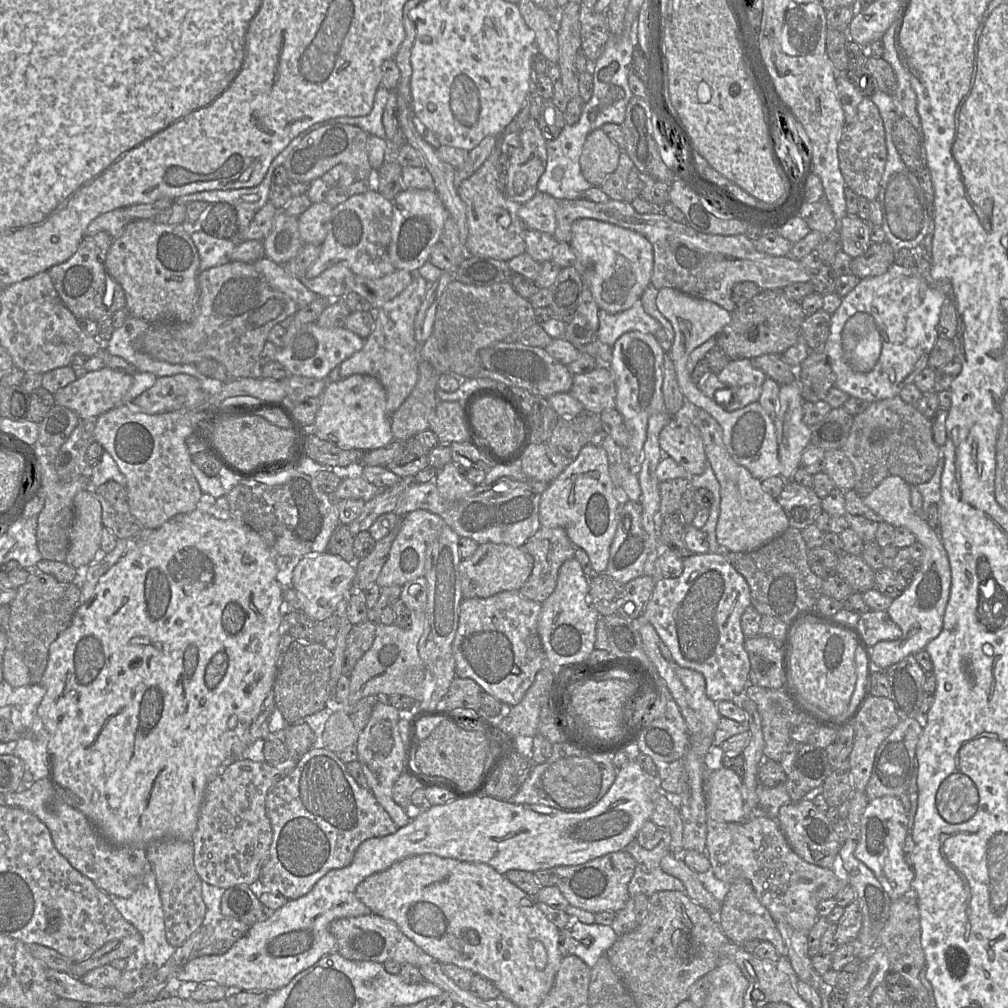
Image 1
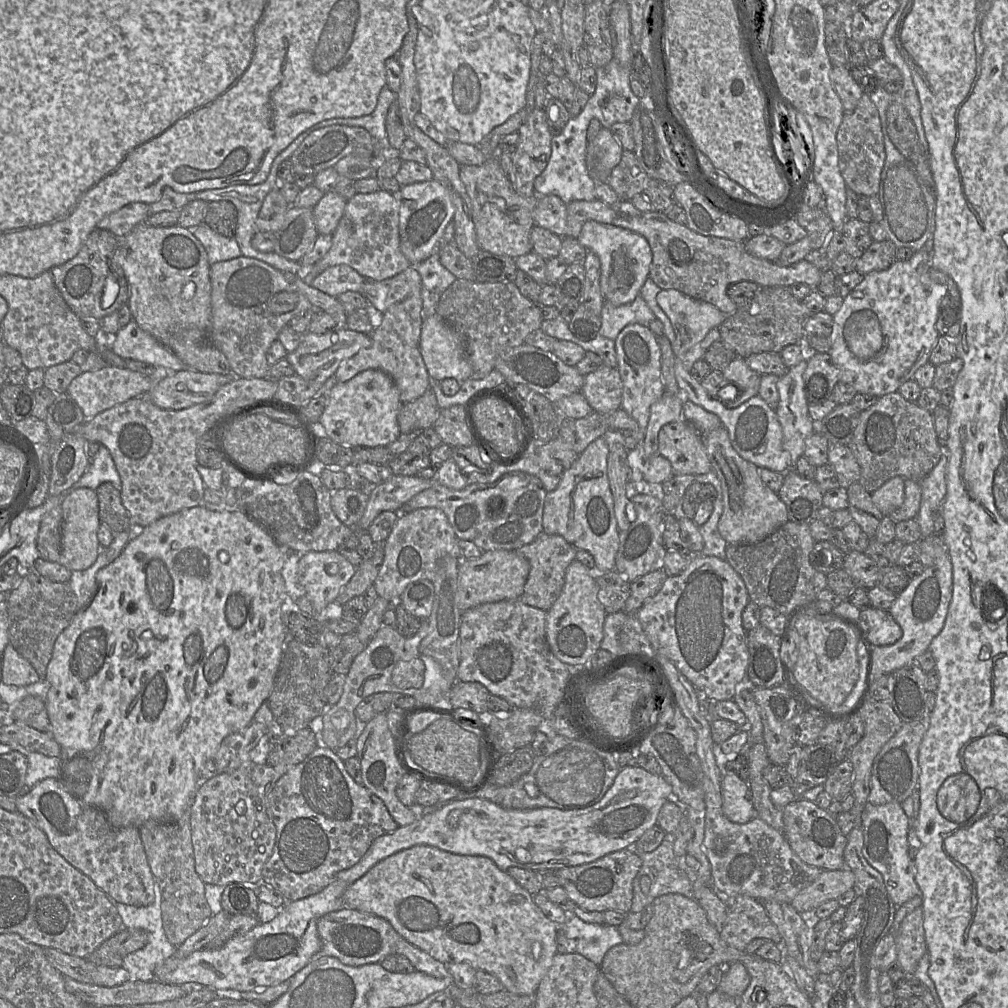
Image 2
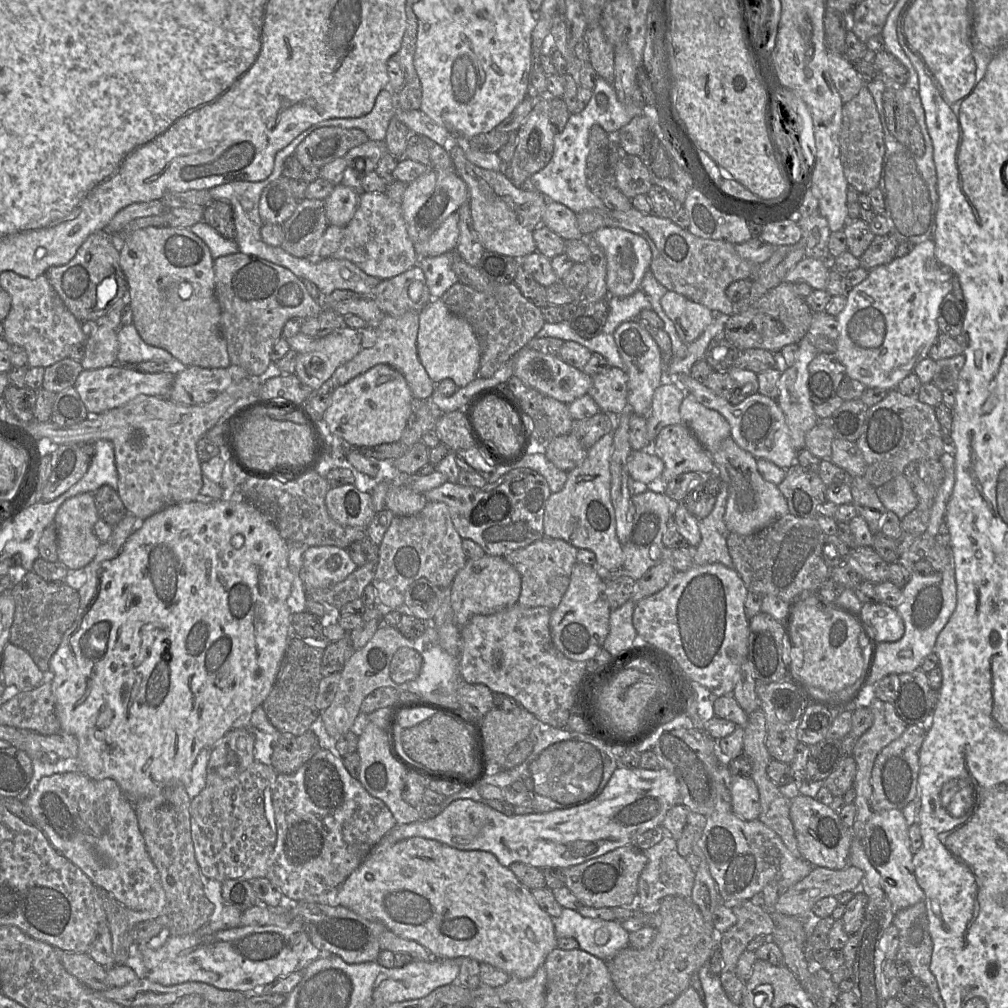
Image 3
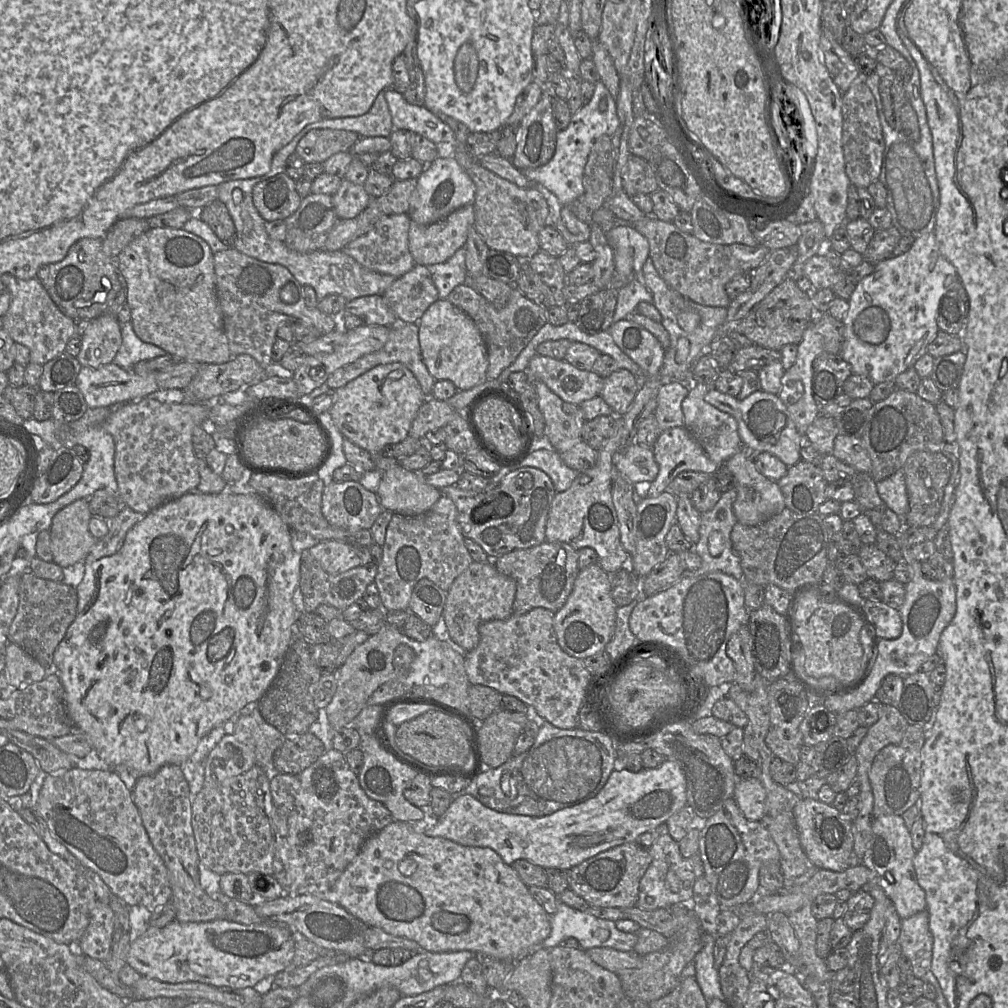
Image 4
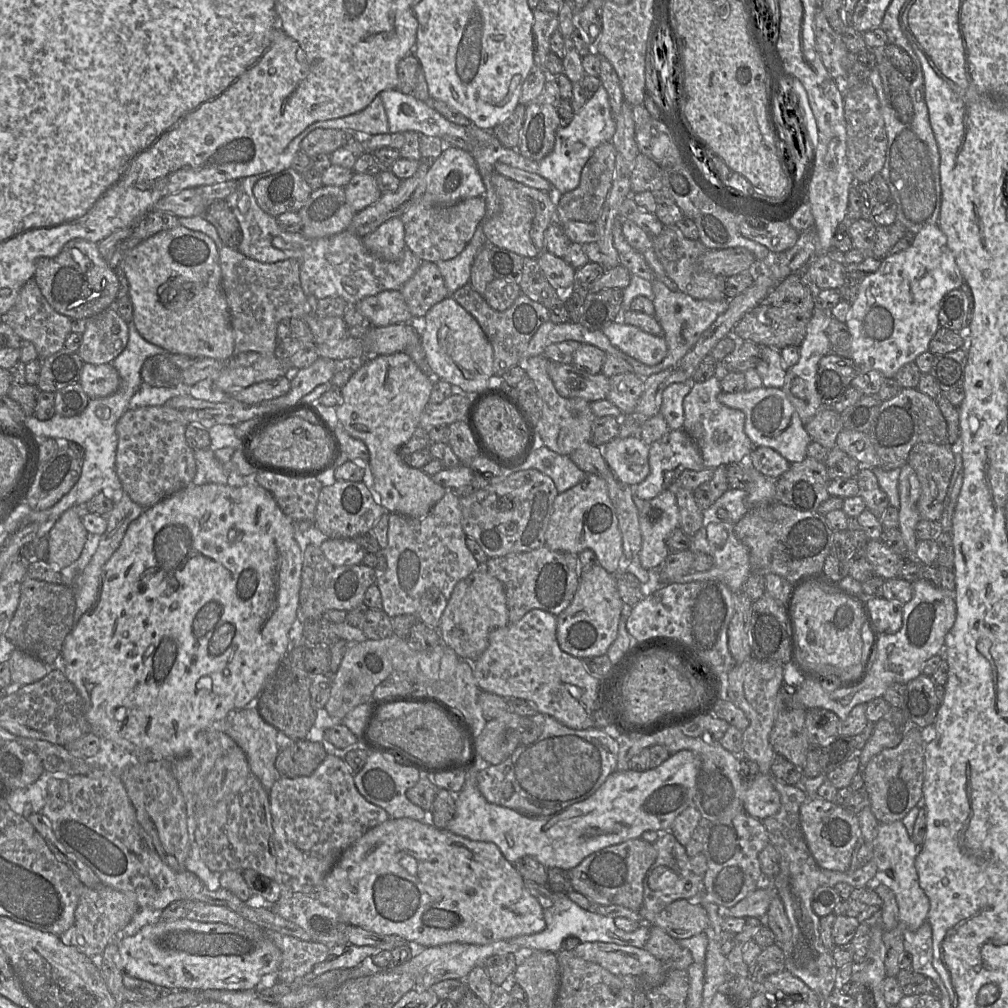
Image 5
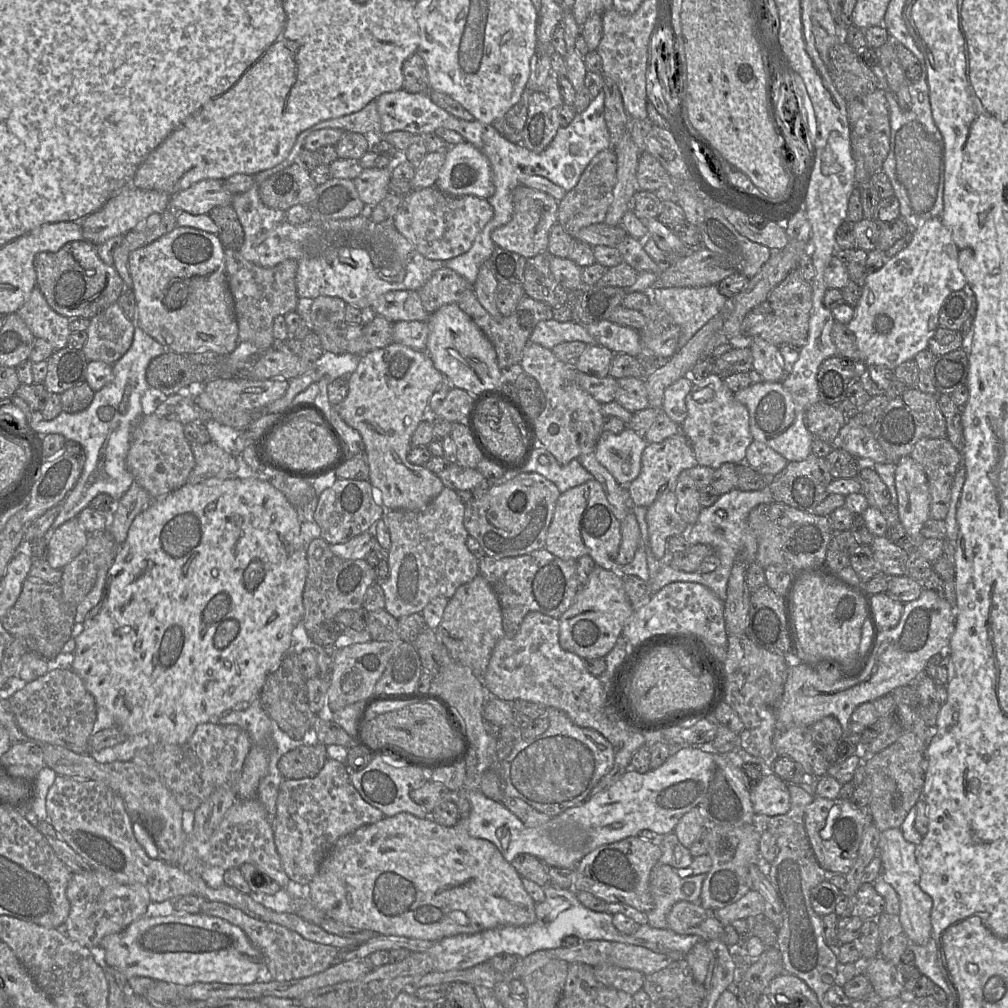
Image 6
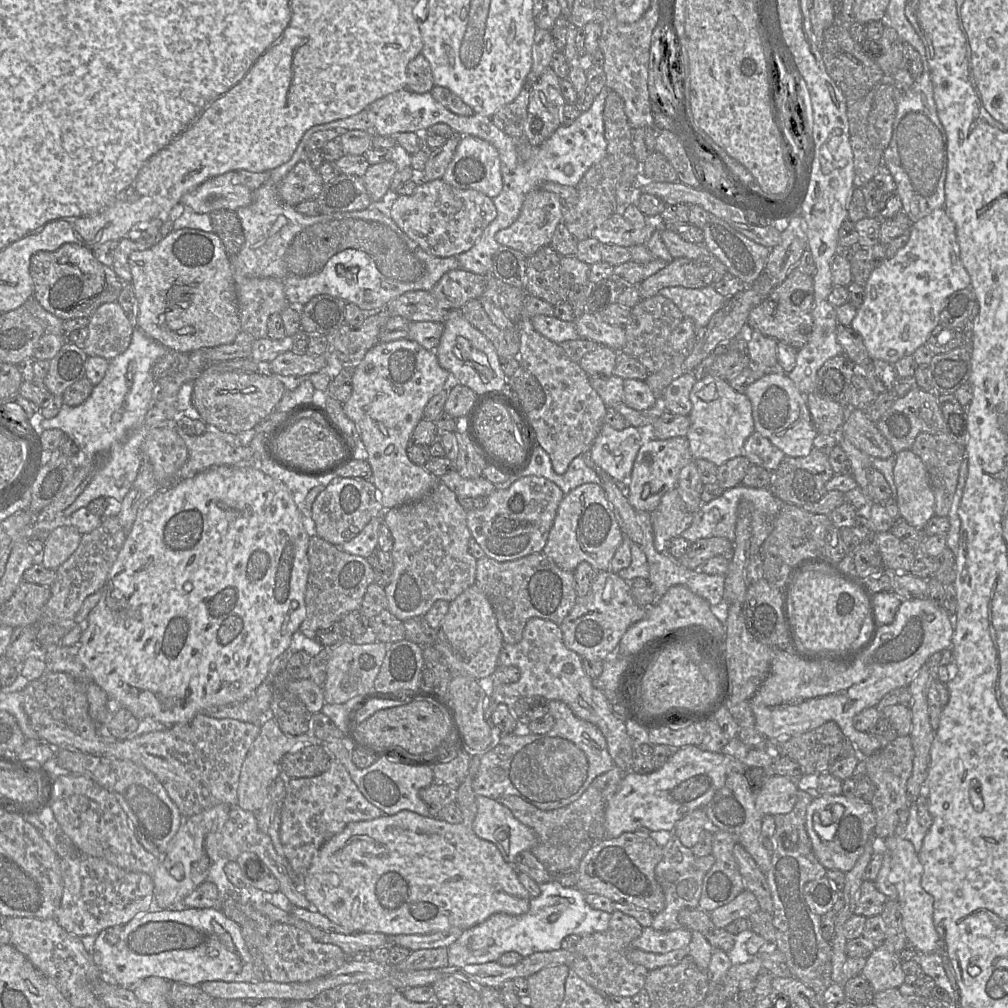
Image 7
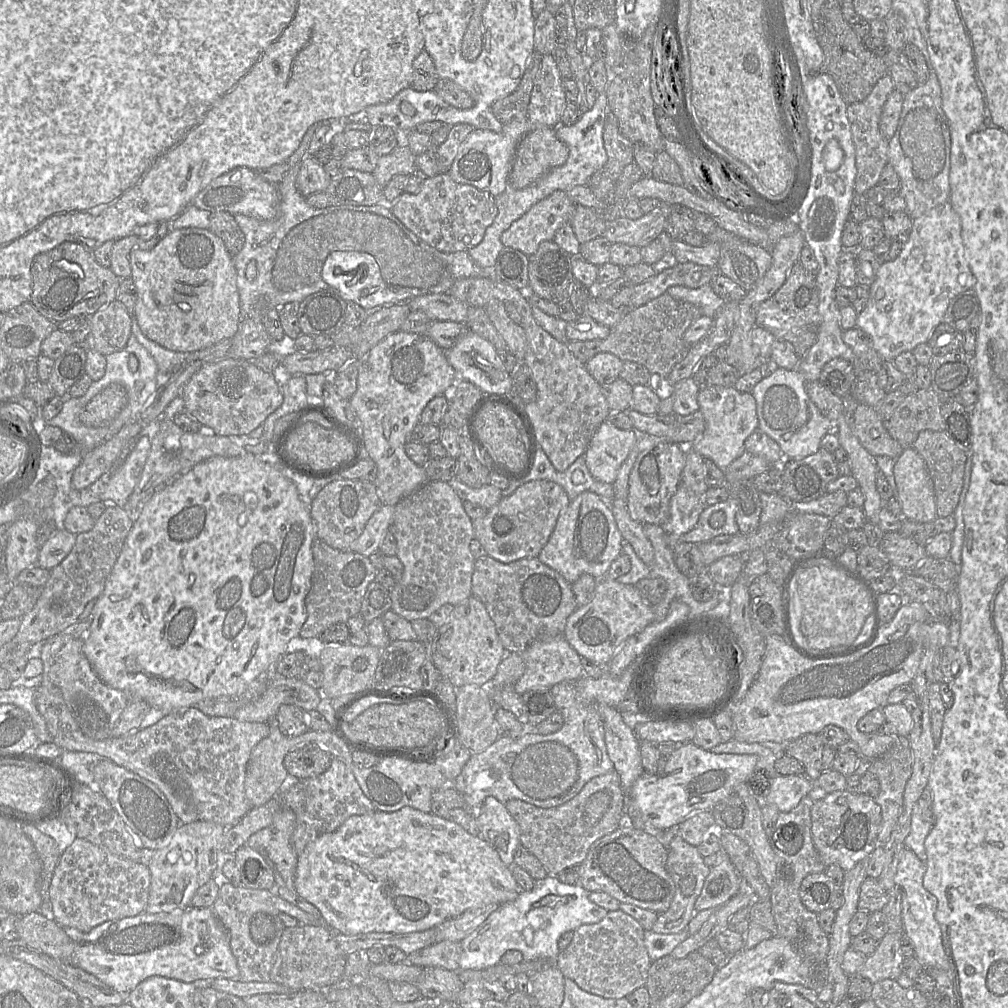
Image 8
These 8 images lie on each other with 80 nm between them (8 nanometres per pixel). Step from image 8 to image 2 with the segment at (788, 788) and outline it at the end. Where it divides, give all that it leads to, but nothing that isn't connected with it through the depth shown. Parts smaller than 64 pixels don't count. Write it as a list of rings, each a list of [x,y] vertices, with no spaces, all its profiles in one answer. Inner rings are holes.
[[[727,772],[721,780],[722,811],[734,823],[745,824],[755,814],[748,783],[733,772]]]

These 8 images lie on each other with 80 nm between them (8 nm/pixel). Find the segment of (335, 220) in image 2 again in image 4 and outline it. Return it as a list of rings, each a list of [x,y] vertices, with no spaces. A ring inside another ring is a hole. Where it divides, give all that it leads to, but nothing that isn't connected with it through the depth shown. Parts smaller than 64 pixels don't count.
[[[342,180],[337,192],[332,195],[335,213],[340,220],[358,216],[370,203],[371,197],[363,185]]]

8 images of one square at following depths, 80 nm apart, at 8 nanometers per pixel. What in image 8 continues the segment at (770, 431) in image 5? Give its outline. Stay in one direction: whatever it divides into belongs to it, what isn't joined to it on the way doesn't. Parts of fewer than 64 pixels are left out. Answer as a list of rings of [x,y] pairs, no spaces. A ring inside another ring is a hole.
[[[777,368],[751,393],[756,401],[758,428],[777,442],[785,459],[803,459],[815,454],[821,448],[821,439],[828,432],[835,431],[835,423],[825,418],[809,398],[806,384],[797,369]]]

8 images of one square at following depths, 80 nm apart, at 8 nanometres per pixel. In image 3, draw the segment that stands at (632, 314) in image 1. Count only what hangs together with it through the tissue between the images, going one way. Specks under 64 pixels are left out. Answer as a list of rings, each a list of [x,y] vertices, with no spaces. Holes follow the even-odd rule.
[[[637,290],[630,296],[608,297],[609,314],[603,332],[612,334],[617,327],[630,320],[637,320],[643,310],[651,310],[652,305],[642,290]]]

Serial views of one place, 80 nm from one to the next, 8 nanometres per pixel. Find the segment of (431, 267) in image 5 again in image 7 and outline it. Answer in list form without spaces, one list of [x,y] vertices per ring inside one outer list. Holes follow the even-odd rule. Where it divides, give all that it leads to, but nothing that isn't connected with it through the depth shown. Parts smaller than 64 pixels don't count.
[[[455,269],[445,273],[437,284],[429,291],[446,310],[460,310],[472,299],[479,299],[486,289],[488,277]]]

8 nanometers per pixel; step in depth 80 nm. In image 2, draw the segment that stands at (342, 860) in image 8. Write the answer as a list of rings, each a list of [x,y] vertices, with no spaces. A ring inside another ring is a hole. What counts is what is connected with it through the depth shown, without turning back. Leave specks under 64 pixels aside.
[[[416,845],[392,854],[374,865],[367,873],[345,890],[344,902],[346,908],[374,914],[387,920],[406,941],[427,952],[434,959],[444,964],[467,962],[477,970],[481,969],[496,976],[507,991],[517,995],[536,993],[541,980],[548,972],[553,958],[557,954],[556,938],[559,925],[547,918],[535,904],[533,895],[524,889],[506,871],[500,870],[495,862],[486,856],[460,855],[441,850],[434,846]]]

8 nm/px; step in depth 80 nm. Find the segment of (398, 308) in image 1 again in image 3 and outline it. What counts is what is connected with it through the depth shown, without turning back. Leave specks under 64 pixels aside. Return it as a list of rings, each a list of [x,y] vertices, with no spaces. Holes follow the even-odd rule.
[[[407,312],[401,316],[385,315],[376,328],[376,343],[372,348],[360,351],[353,359],[338,367],[333,375],[320,387],[319,394],[332,393],[378,364],[389,365],[398,370],[405,378],[416,402],[430,400],[434,391],[434,382],[428,376],[417,353],[417,335],[419,312]]]

